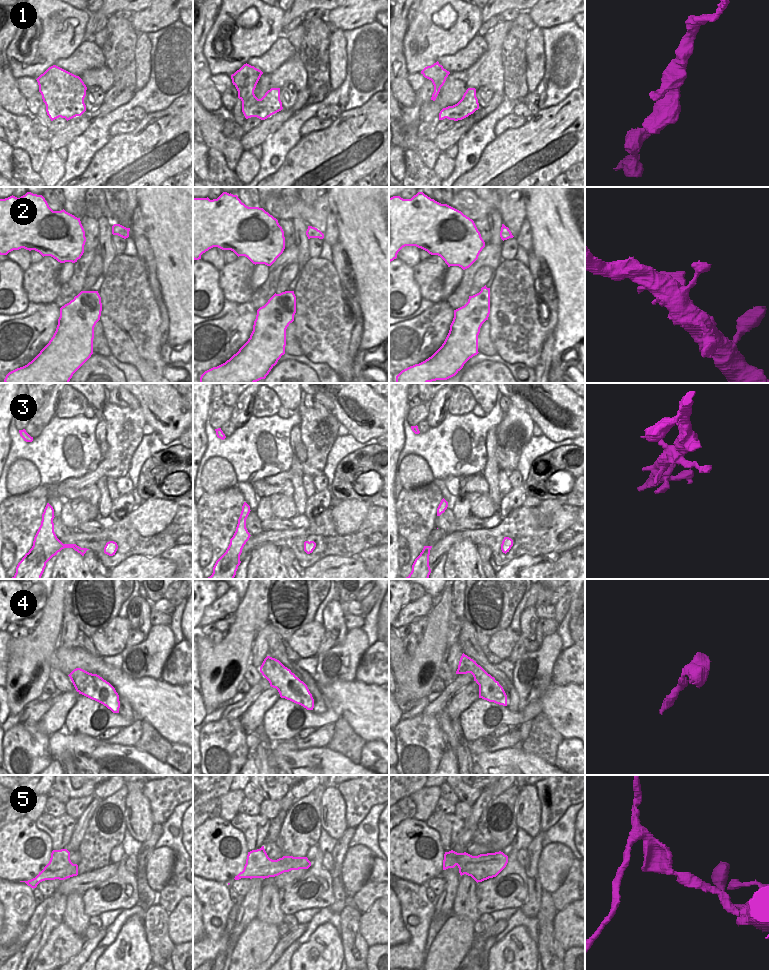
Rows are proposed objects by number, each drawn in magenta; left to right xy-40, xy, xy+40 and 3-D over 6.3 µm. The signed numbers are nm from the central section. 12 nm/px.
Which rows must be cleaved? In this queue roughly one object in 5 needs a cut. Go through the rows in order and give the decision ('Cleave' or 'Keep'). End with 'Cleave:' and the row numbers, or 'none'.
1: Keep
2: Keep
3: Keep
4: Keep
5: Cleave
Cleave: 5.

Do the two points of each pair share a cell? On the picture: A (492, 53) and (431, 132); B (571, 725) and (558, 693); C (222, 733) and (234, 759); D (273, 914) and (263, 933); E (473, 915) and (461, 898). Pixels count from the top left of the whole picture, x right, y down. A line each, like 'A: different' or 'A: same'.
A: different
B: same
C: same
D: different
E: same

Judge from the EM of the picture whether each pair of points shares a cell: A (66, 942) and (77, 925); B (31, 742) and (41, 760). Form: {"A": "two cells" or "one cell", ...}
{"A": "two cells", "B": "one cell"}

